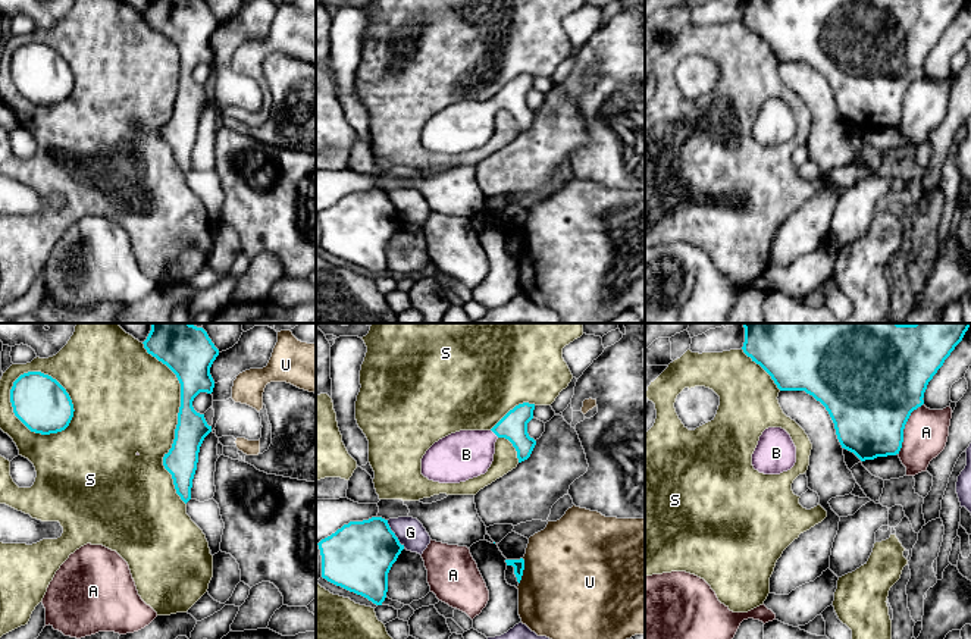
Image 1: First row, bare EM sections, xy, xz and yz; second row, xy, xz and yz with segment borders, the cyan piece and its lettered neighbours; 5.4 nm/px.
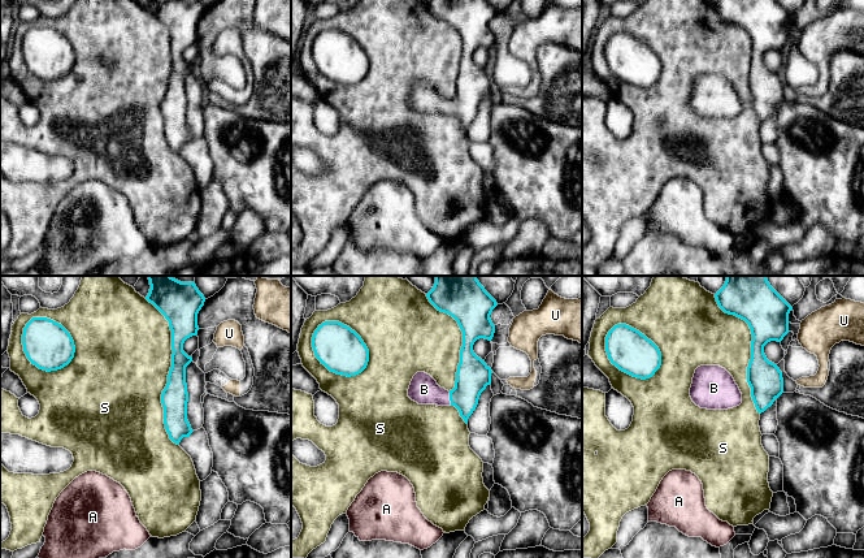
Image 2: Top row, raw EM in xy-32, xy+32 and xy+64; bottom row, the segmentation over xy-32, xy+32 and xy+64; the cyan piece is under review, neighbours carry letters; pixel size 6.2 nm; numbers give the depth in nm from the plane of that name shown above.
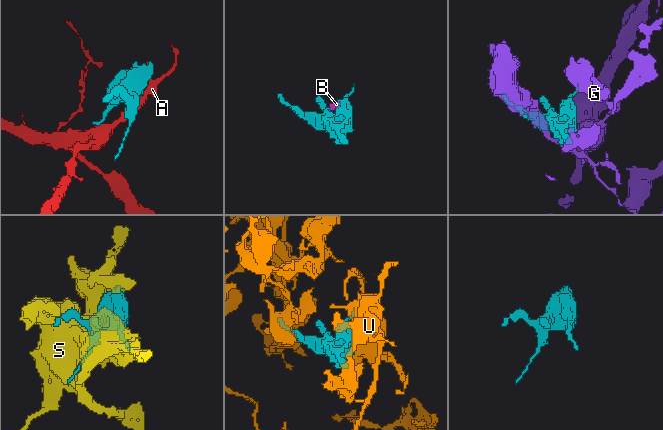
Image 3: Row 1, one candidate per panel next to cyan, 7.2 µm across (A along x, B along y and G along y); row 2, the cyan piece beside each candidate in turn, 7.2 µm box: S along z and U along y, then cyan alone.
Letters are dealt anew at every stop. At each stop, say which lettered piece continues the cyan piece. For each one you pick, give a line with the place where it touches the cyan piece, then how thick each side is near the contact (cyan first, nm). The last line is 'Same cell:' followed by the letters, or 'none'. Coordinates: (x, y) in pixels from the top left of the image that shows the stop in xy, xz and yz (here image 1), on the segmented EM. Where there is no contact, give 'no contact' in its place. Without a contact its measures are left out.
B: xz (495, 434) | 160/260 nm
Same cell: B

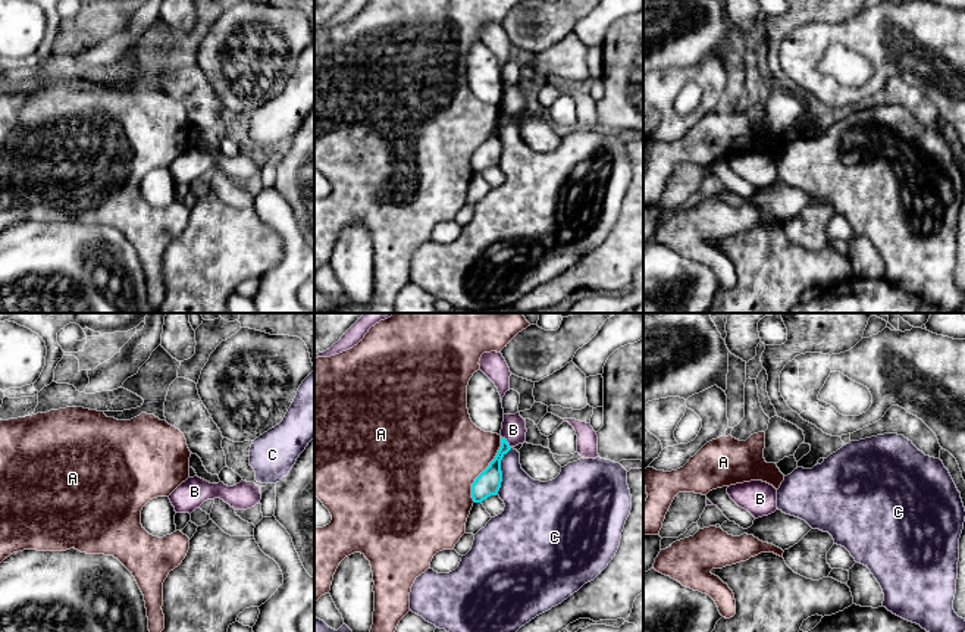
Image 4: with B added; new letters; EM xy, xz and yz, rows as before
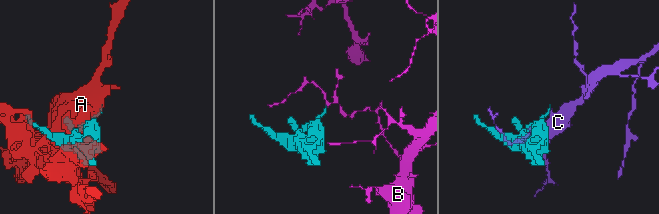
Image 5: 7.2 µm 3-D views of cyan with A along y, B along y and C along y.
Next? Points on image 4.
Same cell: none

